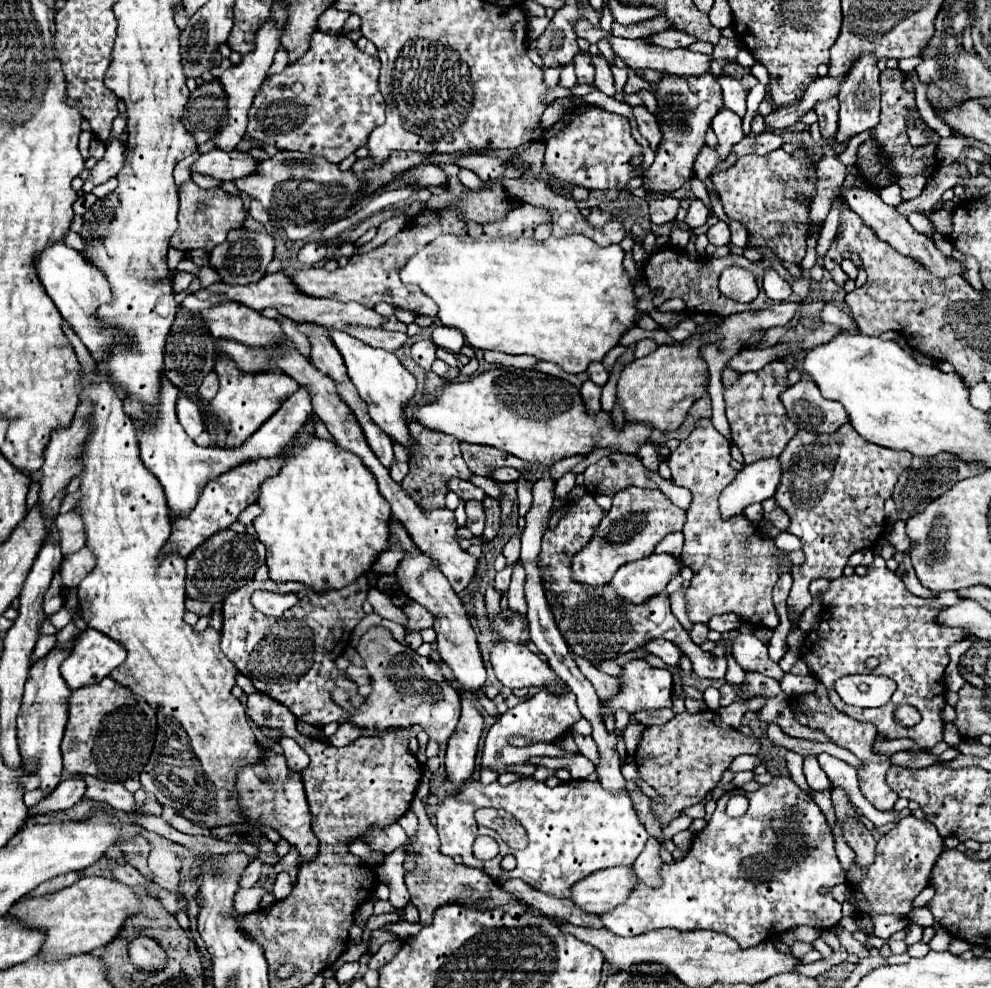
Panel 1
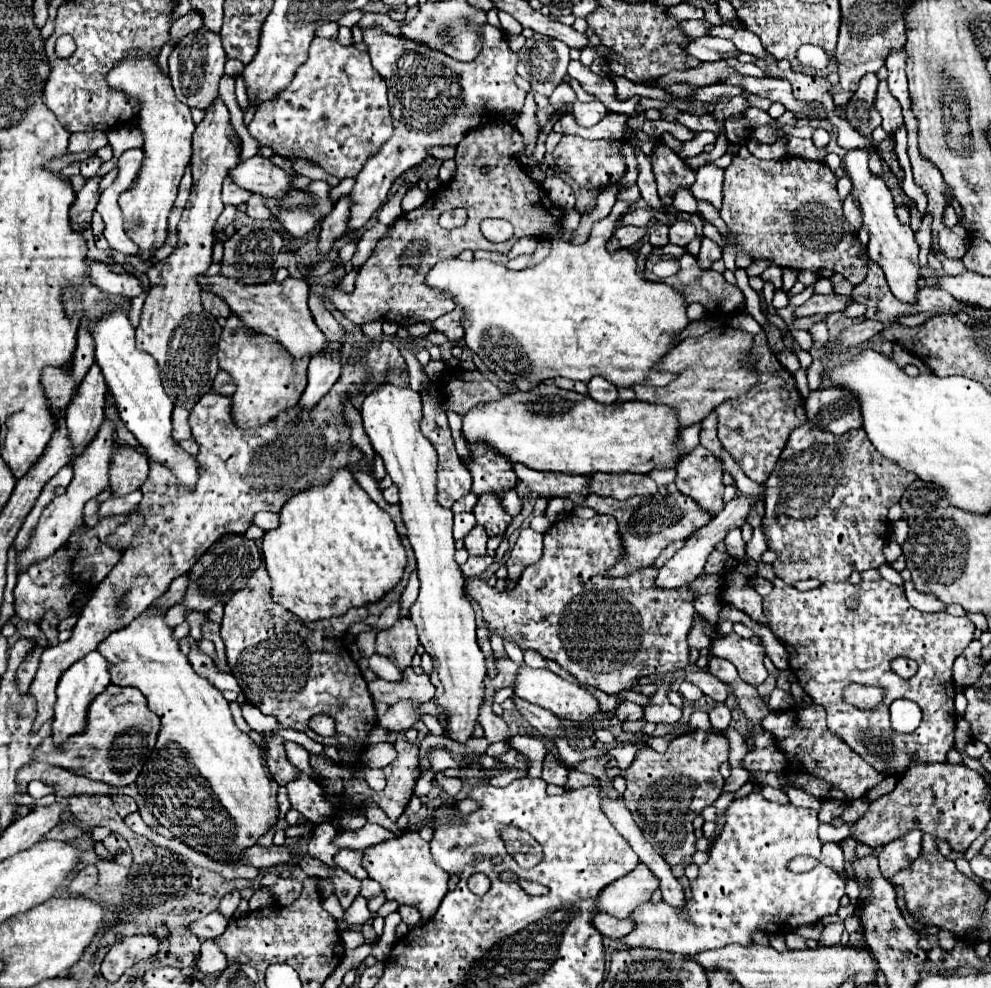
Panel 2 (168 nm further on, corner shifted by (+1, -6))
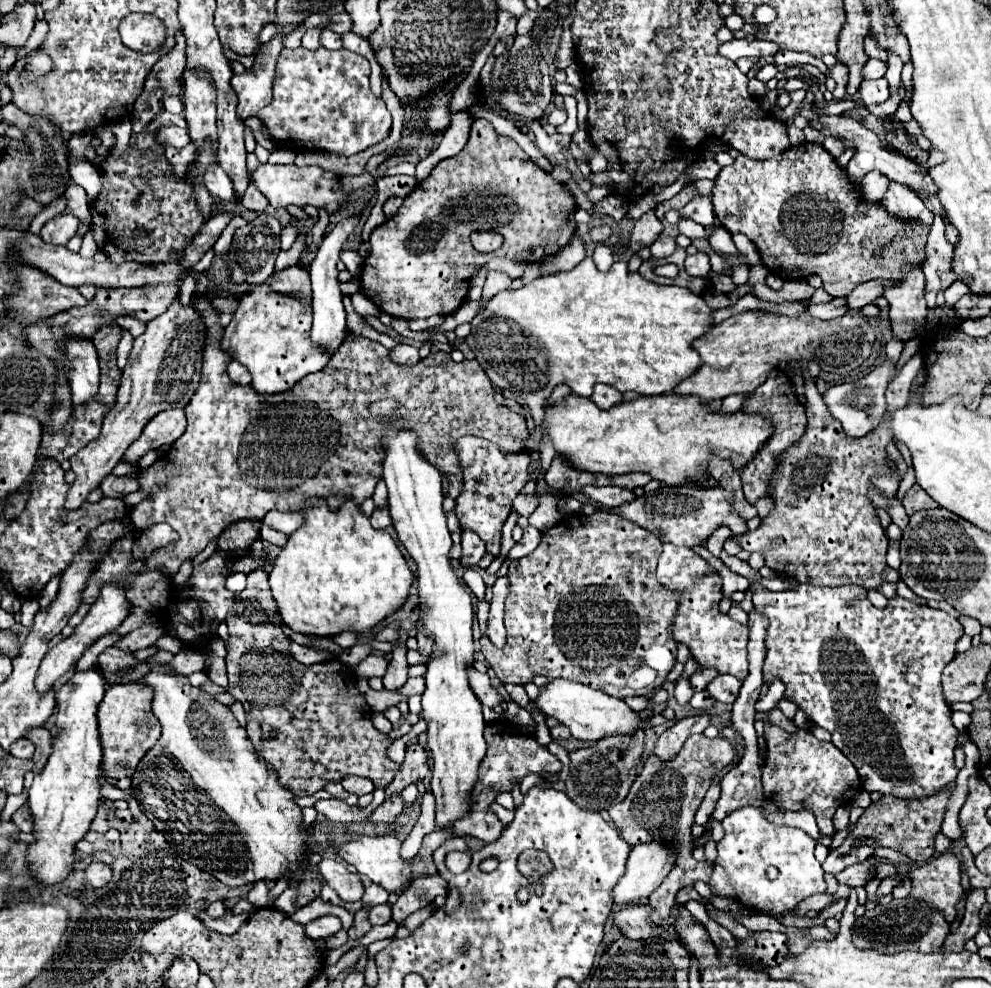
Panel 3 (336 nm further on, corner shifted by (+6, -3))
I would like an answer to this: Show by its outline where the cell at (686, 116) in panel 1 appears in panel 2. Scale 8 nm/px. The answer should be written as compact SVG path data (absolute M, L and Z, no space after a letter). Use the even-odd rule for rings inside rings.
M678 189L678 193L674 195L674 209L682 211L682 213L690 213L690 215L698 215L698 203L692 197L692 193L688 189Z

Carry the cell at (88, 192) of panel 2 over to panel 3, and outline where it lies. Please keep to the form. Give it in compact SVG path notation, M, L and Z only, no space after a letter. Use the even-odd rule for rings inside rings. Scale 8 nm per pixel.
M59 214L59 216L53 216L43 228L41 228L41 238L49 244L59 244L59 246L65 246L75 234L77 234L77 228L79 228L79 218L73 216L73 214Z

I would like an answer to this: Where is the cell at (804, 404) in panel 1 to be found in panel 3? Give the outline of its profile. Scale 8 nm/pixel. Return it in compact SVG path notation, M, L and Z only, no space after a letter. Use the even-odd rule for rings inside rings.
M885 358L877 368L873 368L859 382L845 382L845 384L835 384L827 388L827 392L823 394L823 402L829 408L831 416L841 422L845 434L859 438L879 426L881 414L885 414L885 408L887 408L885 390L889 386L889 380L895 376L895 370L897 370L897 364Z

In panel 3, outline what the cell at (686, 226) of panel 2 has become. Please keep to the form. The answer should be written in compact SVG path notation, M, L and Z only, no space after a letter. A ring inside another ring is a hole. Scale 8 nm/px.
M661 236L657 238L657 242L653 242L651 246L651 254L655 258L665 258L665 256L671 256L673 250L675 250L675 238L673 236Z

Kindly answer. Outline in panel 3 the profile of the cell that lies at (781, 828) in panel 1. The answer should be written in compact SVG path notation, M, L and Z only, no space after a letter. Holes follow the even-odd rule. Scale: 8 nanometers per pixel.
M743 806L727 814L721 822L725 836L717 842L717 860L709 880L711 896L731 898L753 912L767 912L771 916L793 912L799 902L811 894L827 892L825 872L813 856L815 840L801 828L775 826L763 814L763 808ZM777 866L779 878L769 880L767 868Z

